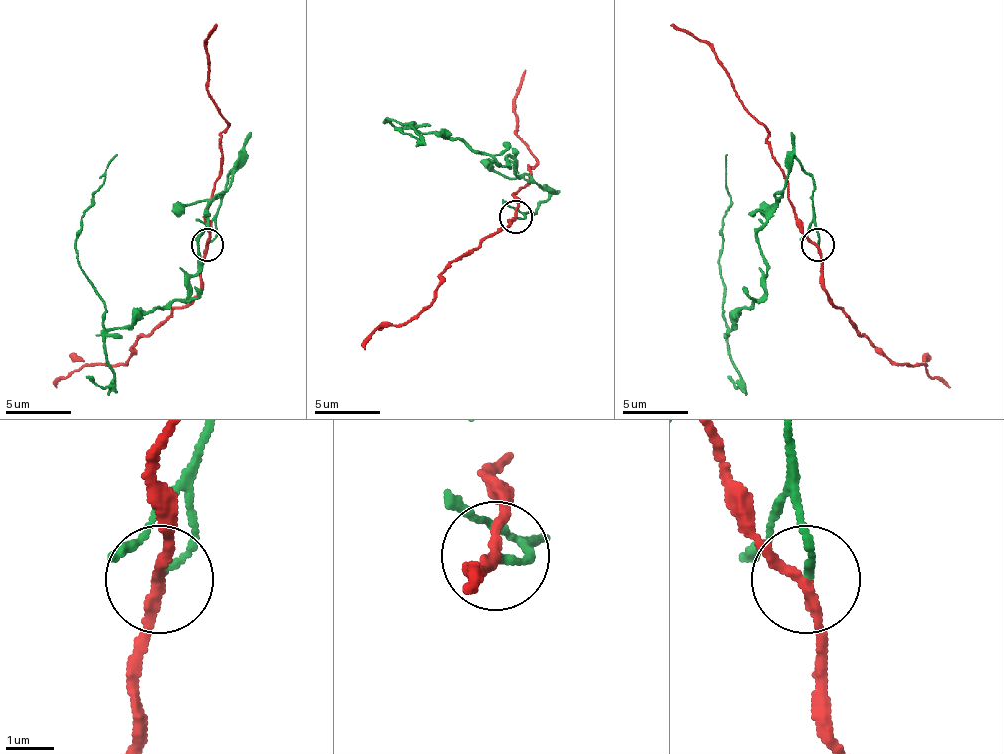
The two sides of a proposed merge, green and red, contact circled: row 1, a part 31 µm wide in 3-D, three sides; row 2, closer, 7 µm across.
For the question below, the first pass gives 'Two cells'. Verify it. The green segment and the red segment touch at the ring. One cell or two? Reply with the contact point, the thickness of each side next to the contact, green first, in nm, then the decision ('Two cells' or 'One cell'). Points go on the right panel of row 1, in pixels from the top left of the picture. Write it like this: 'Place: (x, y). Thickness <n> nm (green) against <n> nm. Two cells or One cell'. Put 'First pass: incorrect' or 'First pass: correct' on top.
First pass: correct
Place: (817, 245). Thickness 140 nm (green) against 200 nm. Two cells

